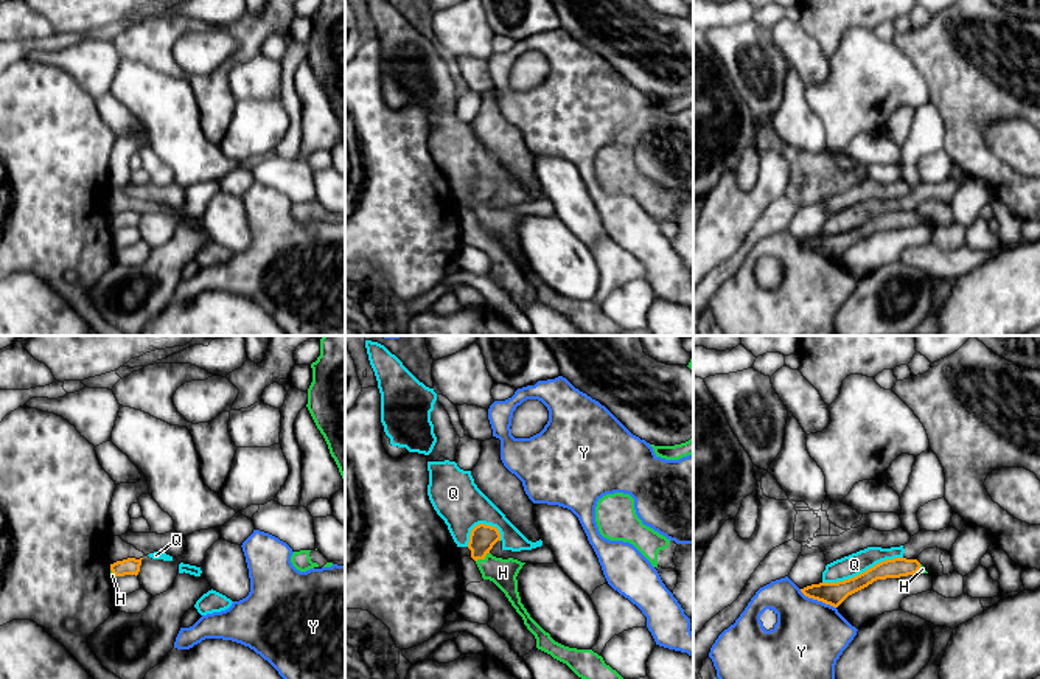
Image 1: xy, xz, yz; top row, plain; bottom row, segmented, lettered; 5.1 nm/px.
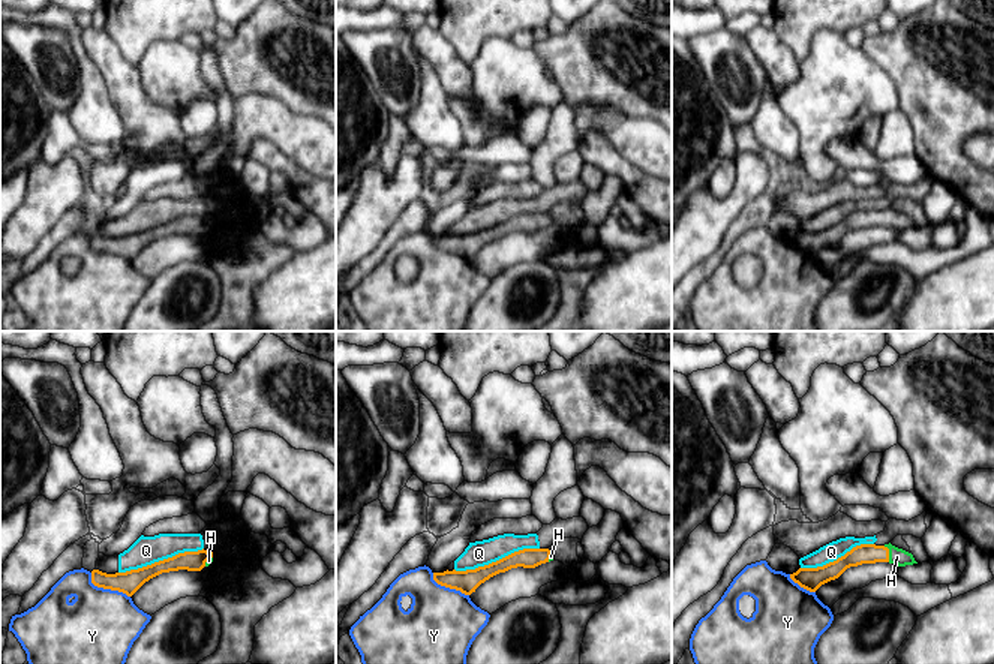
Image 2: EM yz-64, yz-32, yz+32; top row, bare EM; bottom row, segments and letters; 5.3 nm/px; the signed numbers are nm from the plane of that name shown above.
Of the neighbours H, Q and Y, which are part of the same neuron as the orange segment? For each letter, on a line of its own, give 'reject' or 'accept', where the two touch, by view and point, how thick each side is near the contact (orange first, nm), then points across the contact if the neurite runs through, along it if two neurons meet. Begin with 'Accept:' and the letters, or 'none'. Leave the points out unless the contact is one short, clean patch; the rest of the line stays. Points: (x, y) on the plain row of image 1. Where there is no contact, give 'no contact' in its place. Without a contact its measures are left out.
Accept: H
H: accept; contact xz (482, 210); calibres 140 and 140 nm; way xz (482, 190), (482, 210), (493, 221), (502, 224)
Q: reject; contact yz (863, 224); calibres 120 and 120 nm
Y: reject; contact yz (818, 252); calibres 120 and 380 nm

